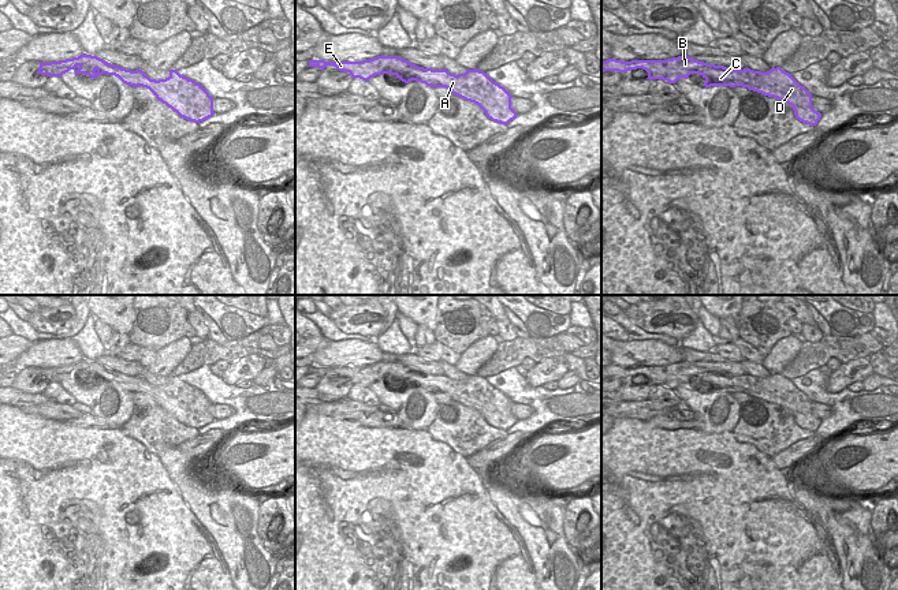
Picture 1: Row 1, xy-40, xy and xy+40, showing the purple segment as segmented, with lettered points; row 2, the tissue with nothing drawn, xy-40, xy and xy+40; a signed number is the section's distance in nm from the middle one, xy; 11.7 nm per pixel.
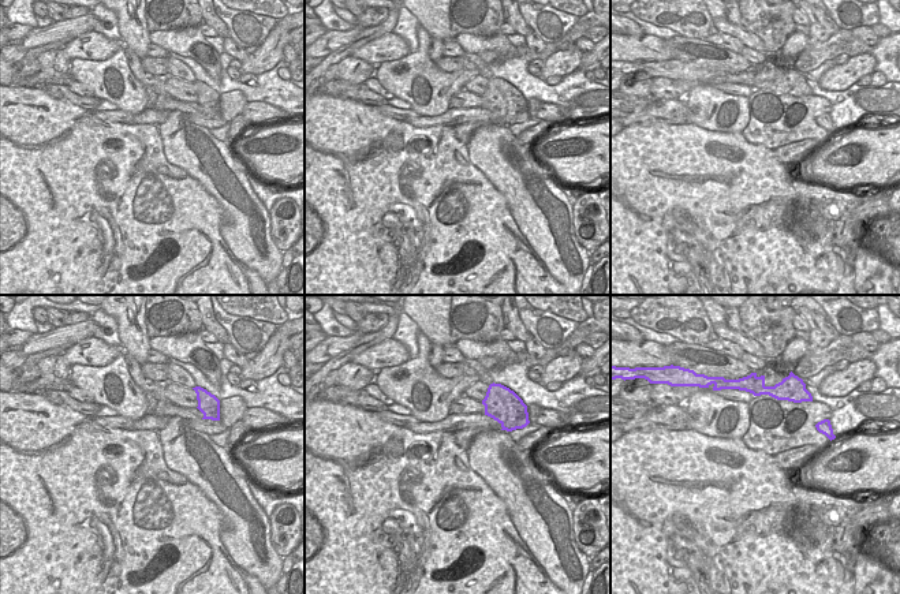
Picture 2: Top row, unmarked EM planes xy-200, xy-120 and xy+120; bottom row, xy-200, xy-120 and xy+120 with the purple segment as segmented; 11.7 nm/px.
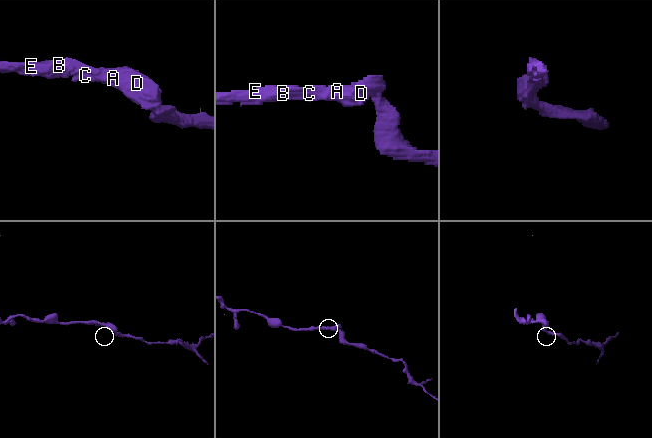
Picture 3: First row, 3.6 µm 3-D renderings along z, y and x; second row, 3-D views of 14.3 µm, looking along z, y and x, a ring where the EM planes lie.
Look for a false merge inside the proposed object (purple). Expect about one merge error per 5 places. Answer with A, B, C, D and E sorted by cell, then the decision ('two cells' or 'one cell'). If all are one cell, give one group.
A B C D E | one cell

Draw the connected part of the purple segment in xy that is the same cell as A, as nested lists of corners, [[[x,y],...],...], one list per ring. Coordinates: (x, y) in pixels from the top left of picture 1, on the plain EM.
[[[383,361],[362,367],[309,366],[309,373],[318,373],[321,377],[327,371],[334,371],[339,377],[349,378],[351,384],[368,388],[376,381],[391,380],[405,389],[416,387],[431,393],[446,393],[452,400],[477,410],[488,425],[500,430],[508,430],[518,421],[511,414],[513,402],[477,374],[466,374],[465,380],[455,381],[444,374],[424,374],[398,362]]]

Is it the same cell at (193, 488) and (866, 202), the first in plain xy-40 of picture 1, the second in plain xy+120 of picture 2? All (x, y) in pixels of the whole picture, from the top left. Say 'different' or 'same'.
different

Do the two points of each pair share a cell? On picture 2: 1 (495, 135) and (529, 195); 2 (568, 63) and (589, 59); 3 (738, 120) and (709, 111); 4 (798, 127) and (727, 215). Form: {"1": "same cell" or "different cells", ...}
{"1": "same cell", "2": "different cells", "3": "same cell", "4": "different cells"}

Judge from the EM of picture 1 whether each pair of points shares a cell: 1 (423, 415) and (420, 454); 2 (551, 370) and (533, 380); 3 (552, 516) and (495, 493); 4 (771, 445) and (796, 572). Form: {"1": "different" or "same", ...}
{"1": "different", "2": "same", "3": "same", "4": "different"}

